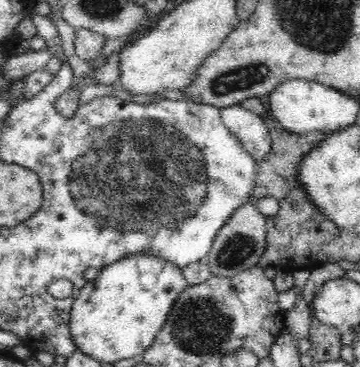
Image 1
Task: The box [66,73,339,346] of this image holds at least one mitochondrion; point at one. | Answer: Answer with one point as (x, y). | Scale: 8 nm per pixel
(237, 249)

